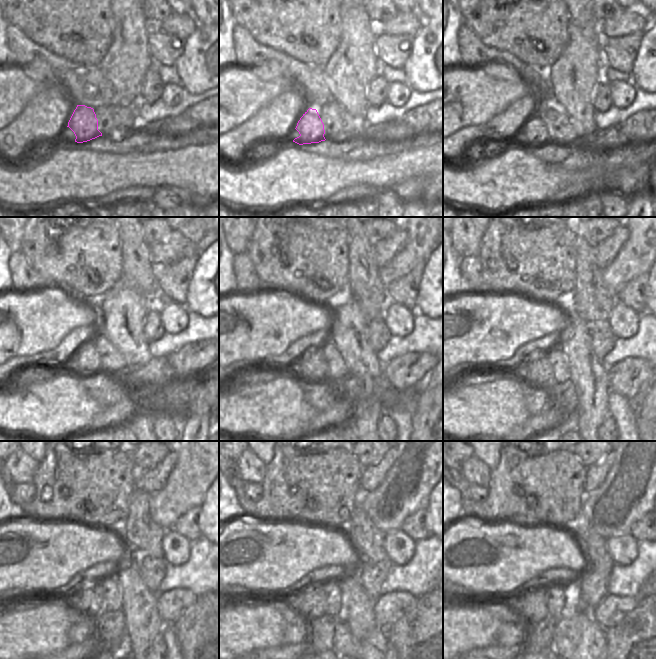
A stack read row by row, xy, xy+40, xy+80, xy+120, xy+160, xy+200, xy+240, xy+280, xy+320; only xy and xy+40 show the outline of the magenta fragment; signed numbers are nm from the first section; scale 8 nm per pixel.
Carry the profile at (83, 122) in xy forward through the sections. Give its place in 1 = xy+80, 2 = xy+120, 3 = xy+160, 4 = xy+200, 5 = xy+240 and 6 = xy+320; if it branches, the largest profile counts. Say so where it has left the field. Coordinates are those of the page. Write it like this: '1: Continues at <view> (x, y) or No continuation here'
1: Continues at xy+80 (534, 133)
2: Continues at xy+120 (86, 364)
3: Continues at xy+160 (312, 369)
4: Continues at xy+200 (536, 374)
5: Continues at xy+240 (86, 602)
6: Continues at xy+320 (532, 609).

